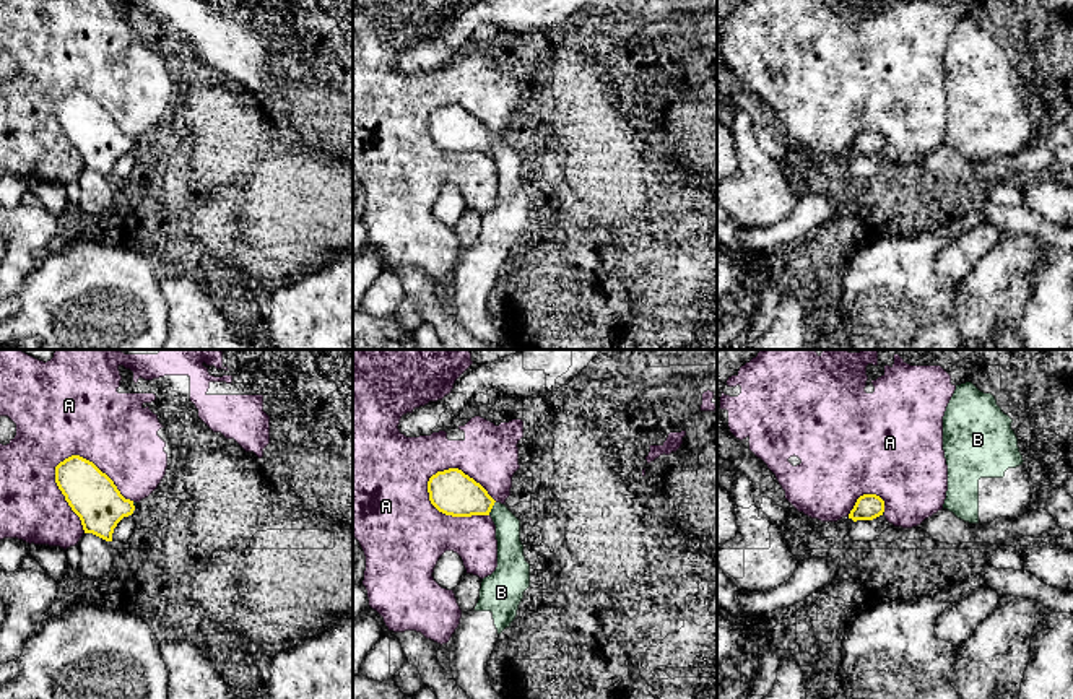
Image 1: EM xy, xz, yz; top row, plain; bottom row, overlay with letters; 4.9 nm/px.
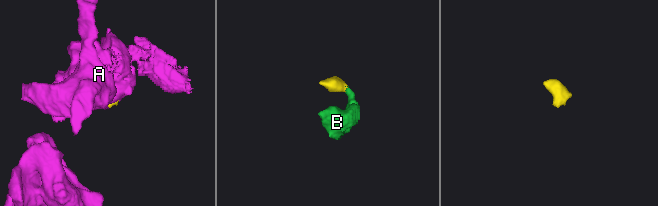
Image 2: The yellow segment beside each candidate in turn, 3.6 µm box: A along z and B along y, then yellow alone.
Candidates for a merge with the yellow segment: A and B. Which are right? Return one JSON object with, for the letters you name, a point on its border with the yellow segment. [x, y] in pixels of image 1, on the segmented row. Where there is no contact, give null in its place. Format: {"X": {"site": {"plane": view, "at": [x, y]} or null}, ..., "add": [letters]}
{"B": {"site": {"plane": "xz", "at": [491, 507]}}, "add": ["B"]}

